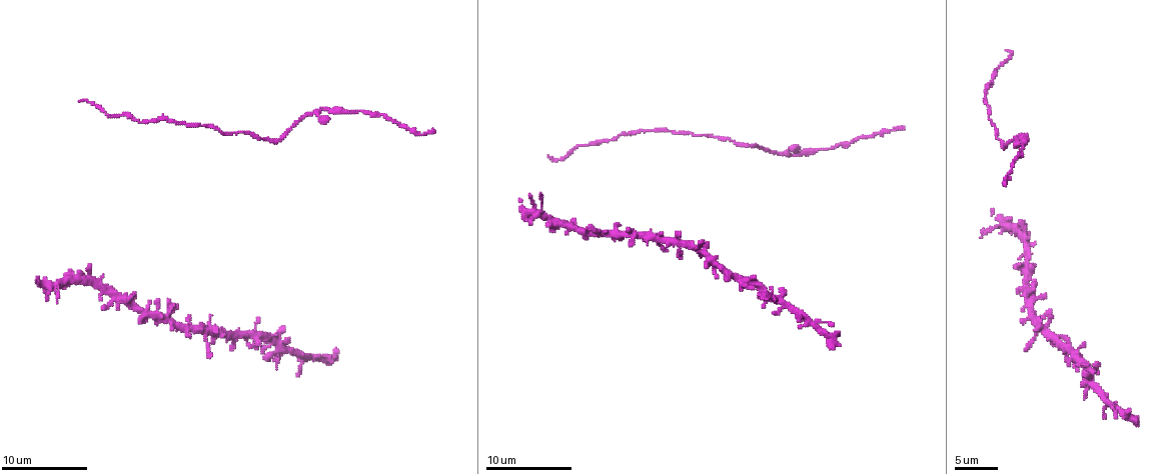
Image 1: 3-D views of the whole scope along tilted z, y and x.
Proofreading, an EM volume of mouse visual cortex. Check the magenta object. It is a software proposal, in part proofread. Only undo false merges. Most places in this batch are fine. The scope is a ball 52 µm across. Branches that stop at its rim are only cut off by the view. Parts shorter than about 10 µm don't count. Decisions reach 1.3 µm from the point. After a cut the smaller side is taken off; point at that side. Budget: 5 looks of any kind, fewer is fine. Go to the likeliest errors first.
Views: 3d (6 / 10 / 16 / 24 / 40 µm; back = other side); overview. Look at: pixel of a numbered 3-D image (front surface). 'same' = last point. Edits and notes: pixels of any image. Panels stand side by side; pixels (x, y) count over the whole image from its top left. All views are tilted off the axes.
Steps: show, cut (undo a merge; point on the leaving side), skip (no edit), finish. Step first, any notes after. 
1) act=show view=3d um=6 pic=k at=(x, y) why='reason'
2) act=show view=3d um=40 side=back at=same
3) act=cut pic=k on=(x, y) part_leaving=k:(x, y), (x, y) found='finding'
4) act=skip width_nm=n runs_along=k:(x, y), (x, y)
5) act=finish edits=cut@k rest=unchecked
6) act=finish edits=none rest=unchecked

act=show view=3d um=10 pic=1 at=(326, 107) why='thin neck'

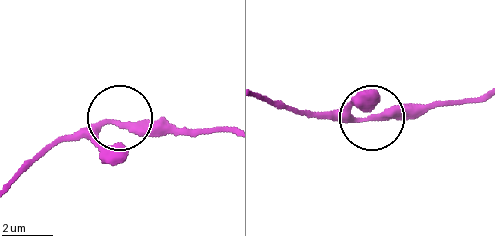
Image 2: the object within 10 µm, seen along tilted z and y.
act=skip runs_along=2:(262, 97), (292, 112), (367, 122), (455, 102) found='continuous, no second neuron'

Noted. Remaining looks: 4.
act=show view=3d um=10 pic=1 at=(263, 140) why='a narrow waist'

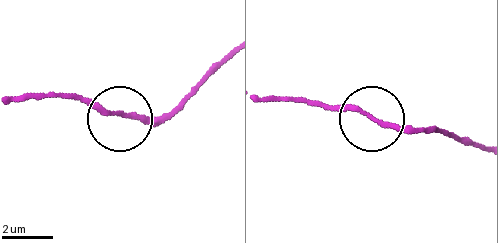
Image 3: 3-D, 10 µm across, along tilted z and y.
act=show view=3d um=6 pic=3 at=(122, 116) why='closer look'

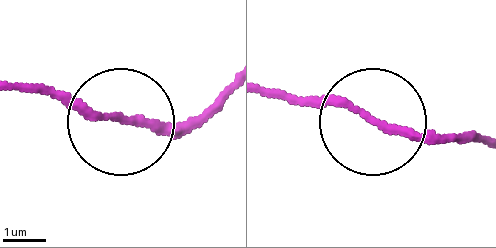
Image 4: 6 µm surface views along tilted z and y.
act=skip runs_along=4:(13, 88), (77, 98), (129, 125), (221, 112) found='all the same neuron'

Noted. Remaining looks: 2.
act=show view=3d um=6 pic=1 at=(135, 120)

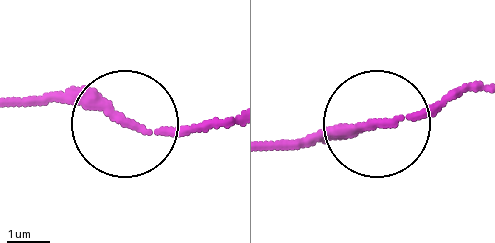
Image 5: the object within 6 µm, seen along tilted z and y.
act=skip width_nm=200 runs_along=5:(21, 97), (85, 95), (163, 134), (226, 131) found='continuous, no second neuron'

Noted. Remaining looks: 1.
act=finish edits=none rest=unchecked

